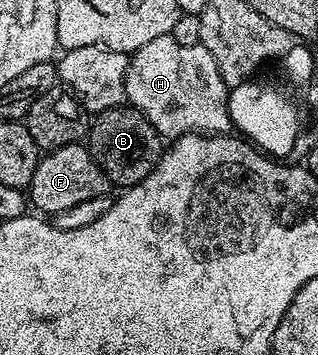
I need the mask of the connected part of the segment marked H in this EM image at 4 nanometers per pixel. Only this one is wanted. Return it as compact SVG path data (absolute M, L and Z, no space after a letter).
M171 35L141 45L131 56L125 77L125 99L150 121L164 140L192 133L227 133L232 130L227 111L229 88L205 45L177 45Z

